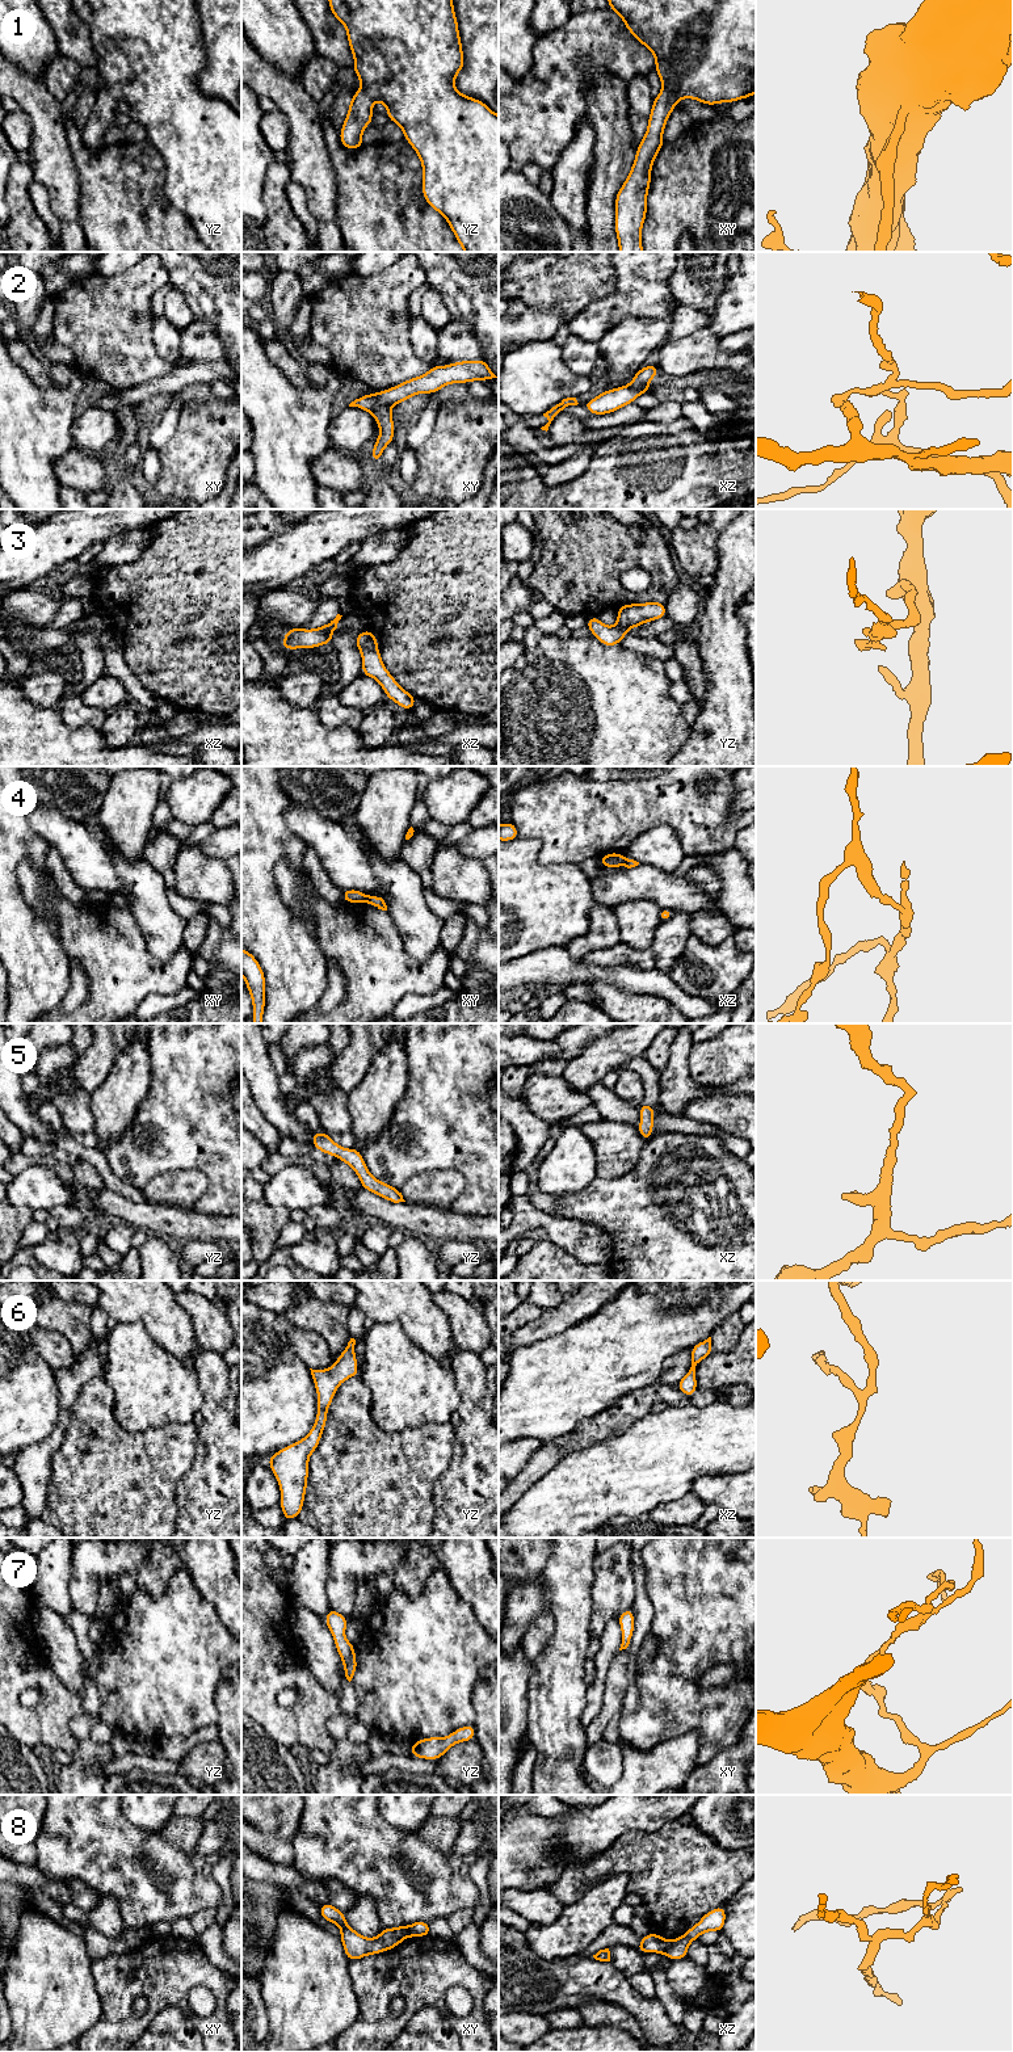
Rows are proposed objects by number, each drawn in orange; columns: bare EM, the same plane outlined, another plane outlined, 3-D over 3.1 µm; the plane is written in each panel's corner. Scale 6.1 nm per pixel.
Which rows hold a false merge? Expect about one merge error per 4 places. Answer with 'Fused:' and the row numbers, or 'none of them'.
Fused: 2, 4, 8

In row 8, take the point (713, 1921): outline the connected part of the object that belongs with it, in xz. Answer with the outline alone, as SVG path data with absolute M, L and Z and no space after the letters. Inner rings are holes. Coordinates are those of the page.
M718 1906L706 1913L701 1921L690 1927L684 1935L671 1942L665 1956L672 1960L680 1960L688 1956L688 1947L698 1939L705 1931L723 1931L726 1922L726 1908Z

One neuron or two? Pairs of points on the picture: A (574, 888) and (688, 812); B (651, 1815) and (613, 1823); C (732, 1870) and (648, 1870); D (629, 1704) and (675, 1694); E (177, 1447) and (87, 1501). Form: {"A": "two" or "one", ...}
{"A": "two", "B": "one", "C": "one", "D": "two", "E": "one"}

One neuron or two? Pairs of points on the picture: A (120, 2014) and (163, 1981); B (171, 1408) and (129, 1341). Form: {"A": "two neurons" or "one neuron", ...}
{"A": "one neuron", "B": "one neuron"}

